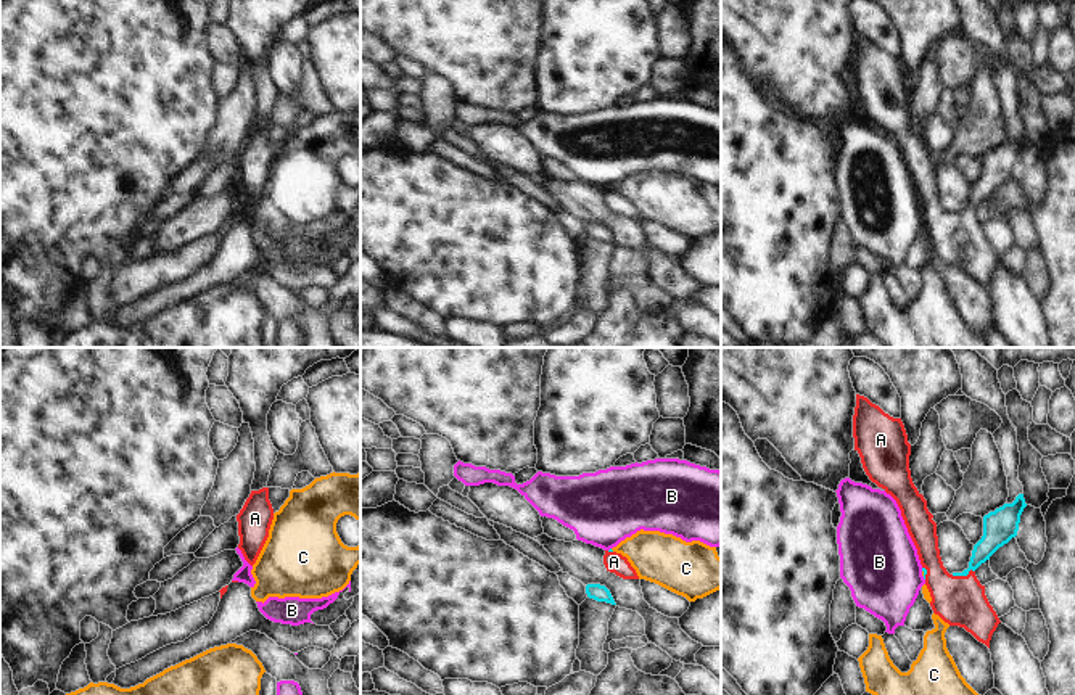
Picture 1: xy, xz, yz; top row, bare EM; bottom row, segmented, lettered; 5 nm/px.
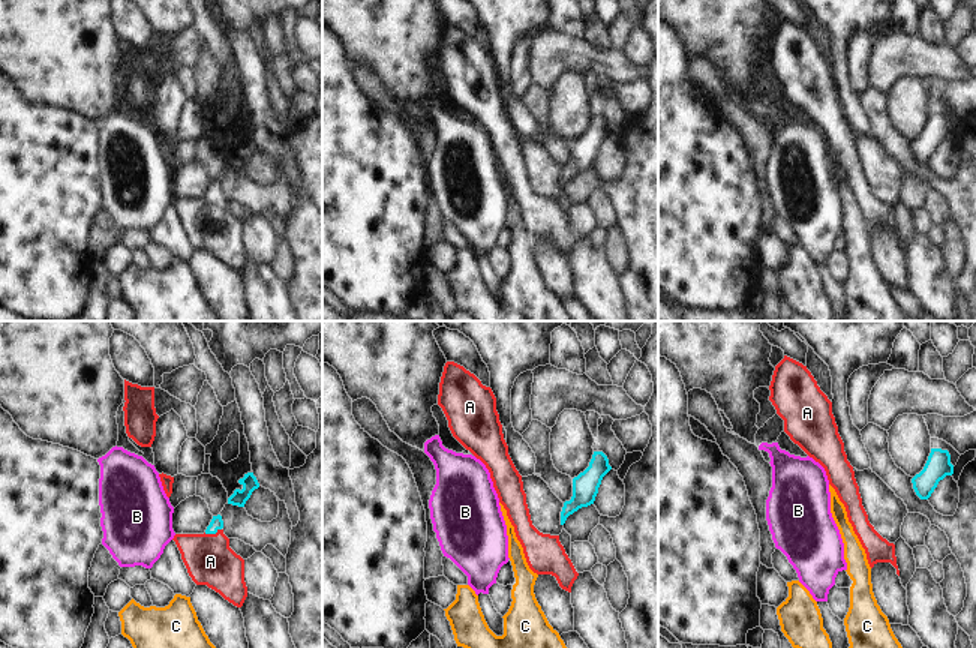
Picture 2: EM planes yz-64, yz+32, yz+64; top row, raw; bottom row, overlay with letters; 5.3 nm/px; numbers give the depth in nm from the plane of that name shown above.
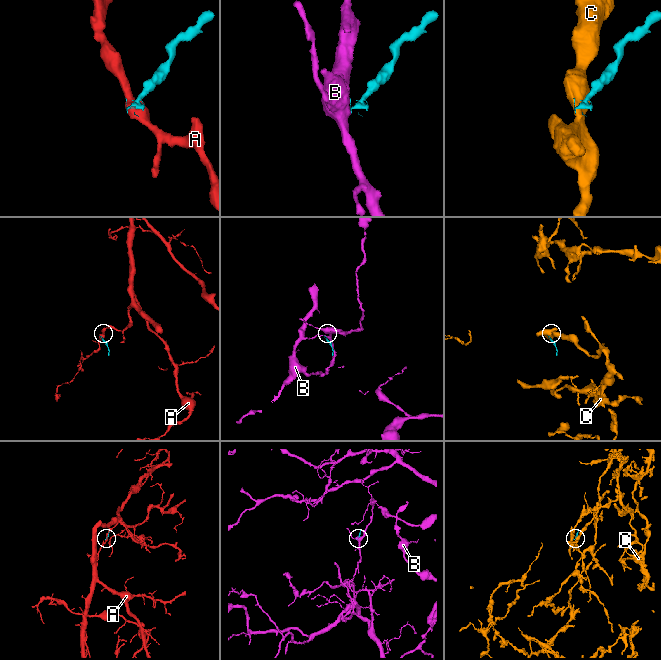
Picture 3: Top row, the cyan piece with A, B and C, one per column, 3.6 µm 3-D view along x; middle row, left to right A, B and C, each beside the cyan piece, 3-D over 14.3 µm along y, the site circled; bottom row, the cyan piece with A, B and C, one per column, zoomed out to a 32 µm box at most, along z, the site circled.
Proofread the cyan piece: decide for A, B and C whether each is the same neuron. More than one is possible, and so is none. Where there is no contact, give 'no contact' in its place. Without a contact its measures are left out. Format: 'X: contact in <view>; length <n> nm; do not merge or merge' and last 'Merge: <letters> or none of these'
A: contact in yz; length 120 nm; merge
B: no contact; do not merge
C: contact in yz; length 30 nm; do not merge
Merge: A

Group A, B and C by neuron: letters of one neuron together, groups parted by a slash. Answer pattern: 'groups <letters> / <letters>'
groups A / B / C

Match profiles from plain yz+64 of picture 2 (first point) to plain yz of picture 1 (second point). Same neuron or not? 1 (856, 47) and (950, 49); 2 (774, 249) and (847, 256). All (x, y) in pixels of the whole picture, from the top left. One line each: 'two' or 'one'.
1: two
2: two

